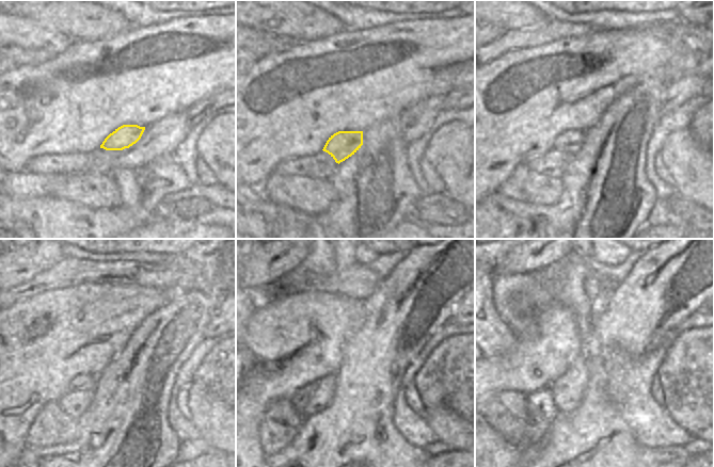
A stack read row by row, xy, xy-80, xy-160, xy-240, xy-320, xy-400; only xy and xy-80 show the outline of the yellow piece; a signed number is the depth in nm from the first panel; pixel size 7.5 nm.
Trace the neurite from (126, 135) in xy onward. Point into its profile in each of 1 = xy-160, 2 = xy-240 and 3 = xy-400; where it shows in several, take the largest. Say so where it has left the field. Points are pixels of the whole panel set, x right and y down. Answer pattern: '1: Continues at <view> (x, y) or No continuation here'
1: Continues at xy-160 (571, 142)
2: Continues at xy-240 (80, 382)
3: Continues at xy-400 (540, 405)

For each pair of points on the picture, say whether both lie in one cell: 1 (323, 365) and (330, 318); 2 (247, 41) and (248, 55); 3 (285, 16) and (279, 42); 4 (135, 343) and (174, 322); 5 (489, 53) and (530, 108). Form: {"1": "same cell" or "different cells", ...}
{"1": "same cell", "2": "different cells", "3": "different cells", "4": "same cell", "5": "different cells"}

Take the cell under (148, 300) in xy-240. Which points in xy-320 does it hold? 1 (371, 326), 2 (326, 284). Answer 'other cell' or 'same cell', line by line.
1: other cell
2: other cell

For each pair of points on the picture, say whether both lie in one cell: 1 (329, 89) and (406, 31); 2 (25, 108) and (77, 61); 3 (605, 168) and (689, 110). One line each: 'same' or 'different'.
1: same
2: same
3: different

